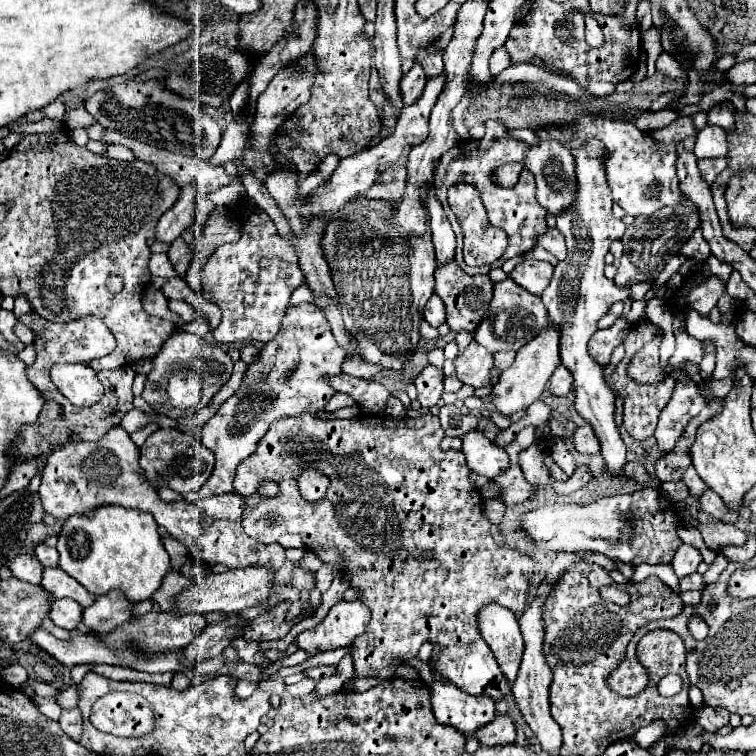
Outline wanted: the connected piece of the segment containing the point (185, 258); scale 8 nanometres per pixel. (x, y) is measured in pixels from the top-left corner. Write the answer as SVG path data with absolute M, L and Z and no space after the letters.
M179 237L179 239L175 239L175 241L171 243L171 249L169 249L167 255L169 255L169 261L171 261L175 273L185 279L187 273L189 273L191 259L193 259L193 253L191 253L189 245Z

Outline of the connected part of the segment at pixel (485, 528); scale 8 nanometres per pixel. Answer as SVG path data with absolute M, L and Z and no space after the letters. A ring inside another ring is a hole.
M299 415L299 417L281 417L279 421L275 421L271 425L271 429L267 431L267 435L259 441L257 451L247 457L247 461L241 461L241 465L237 467L237 475L235 475L235 491L241 493L243 497L251 497L247 499L247 513L243 513L243 531L261 543L275 543L279 539L279 535L283 533L297 533L301 535L305 549L313 551L323 563L341 563L345 571L349 571L351 577L351 587L359 591L359 599L369 607L371 611L371 621L365 629L363 635L355 637L355 641L351 643L351 657L355 663L355 679L359 677L381 677L381 679L391 679L393 677L393 667L391 667L391 659L413 659L419 651L419 647L429 639L431 643L439 643L443 647L441 659L437 661L437 671L447 677L453 685L457 685L461 691L469 693L469 695L489 695L493 697L493 701L501 701L503 697L509 695L511 685L507 679L503 679L503 673L493 657L493 653L487 649L487 643L483 641L481 633L479 633L479 623L477 623L477 613L483 605L487 603L497 603L503 605L507 609L511 609L511 613L515 613L515 617L521 617L523 609L525 609L525 601L527 601L527 593L529 593L529 583L531 577L535 573L535 563L523 555L519 549L501 549L491 533L489 533L489 521L483 515L483 499L479 495L479 491L471 485L469 481L469 469L465 463L465 457L461 451L457 449L449 449L443 451L441 449L441 439L445 437L445 431L439 423L437 415L419 415L419 417L403 417L403 419L391 419L391 417L379 417L379 415L369 415L369 417L353 417L353 419L335 419L335 421L327 421L323 417L317 415ZM305 467L313 467L323 471L327 477L331 477L331 485L329 491L325 495L323 501L317 503L309 503L301 497L299 489L297 489L297 477ZM261 481L275 481L279 485L279 493L277 497L261 497L259 493L259 485Z

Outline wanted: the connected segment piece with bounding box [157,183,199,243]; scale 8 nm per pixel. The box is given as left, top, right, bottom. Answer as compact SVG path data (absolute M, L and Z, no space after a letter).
M189 183L187 187L181 189L179 201L173 205L173 209L169 209L161 217L157 225L157 241L171 243L175 237L179 237L187 229L189 223L193 223L197 195L199 195L199 189L195 183Z

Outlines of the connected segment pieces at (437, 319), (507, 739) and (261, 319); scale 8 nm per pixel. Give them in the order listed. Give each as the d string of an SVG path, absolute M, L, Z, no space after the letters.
M433 295L427 301L427 305L423 309L423 317L431 327L439 327L441 323L445 323L445 305L437 295Z
M495 717L489 725L475 731L475 739L481 747L495 747L495 745L511 745L515 741L515 725L509 717Z
M265 213L249 215L241 225L239 243L217 247L217 251L209 257L209 261L203 269L203 297L207 301L219 305L219 309L223 313L219 327L213 331L215 341L217 343L271 341L279 331L279 323L289 305L289 297L299 285L303 285L303 271L299 269L299 263L295 261L295 251L291 249L291 245L277 235L273 221Z

